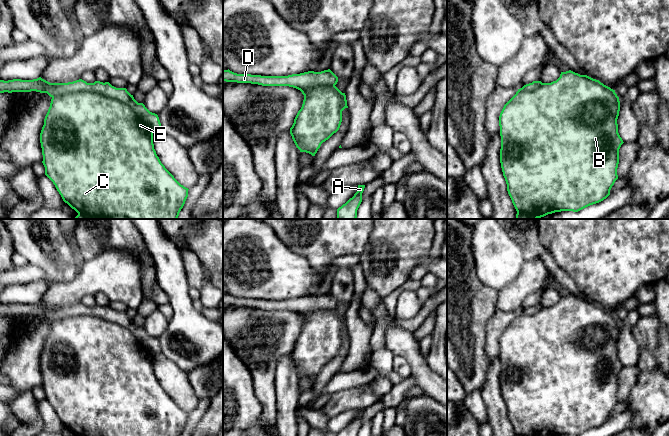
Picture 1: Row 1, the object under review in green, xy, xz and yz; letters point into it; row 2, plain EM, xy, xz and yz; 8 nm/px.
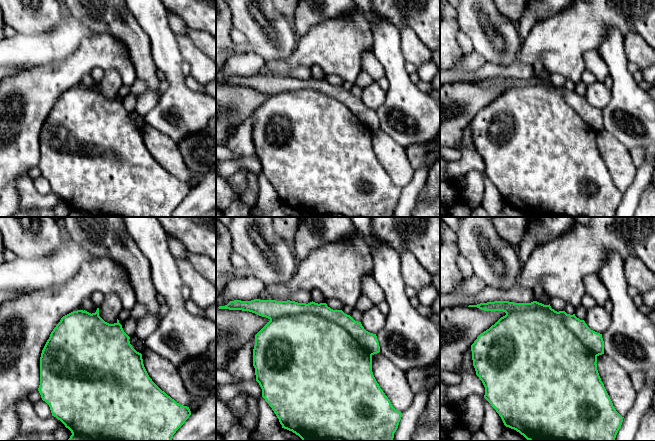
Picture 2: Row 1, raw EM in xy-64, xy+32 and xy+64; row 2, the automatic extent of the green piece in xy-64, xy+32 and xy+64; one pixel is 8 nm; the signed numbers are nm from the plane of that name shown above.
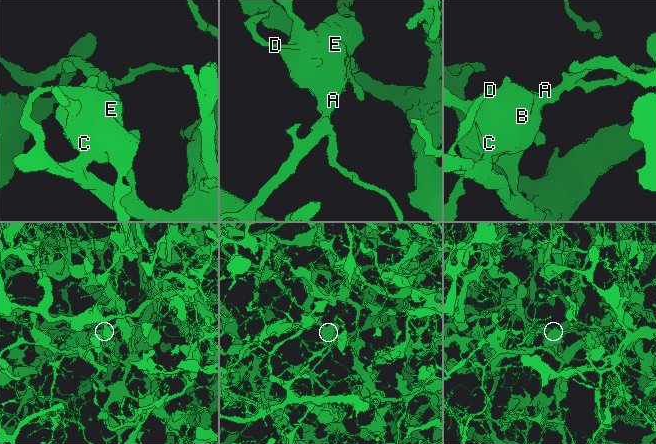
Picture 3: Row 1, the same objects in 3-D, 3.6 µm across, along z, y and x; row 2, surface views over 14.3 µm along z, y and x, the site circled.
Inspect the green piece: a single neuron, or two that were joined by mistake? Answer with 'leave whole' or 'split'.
split

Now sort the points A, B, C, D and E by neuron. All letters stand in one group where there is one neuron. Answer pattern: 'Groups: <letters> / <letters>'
Groups: A B C E / D

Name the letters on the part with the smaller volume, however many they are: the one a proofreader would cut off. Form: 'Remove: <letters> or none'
Remove: A, B, C, E

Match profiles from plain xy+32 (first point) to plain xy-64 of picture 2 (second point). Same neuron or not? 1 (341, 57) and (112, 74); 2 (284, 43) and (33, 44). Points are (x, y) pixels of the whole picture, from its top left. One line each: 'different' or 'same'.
1: different
2: different

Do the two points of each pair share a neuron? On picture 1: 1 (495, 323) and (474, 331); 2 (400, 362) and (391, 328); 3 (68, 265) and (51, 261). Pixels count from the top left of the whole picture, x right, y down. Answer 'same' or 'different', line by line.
1: different
2: different
3: same

